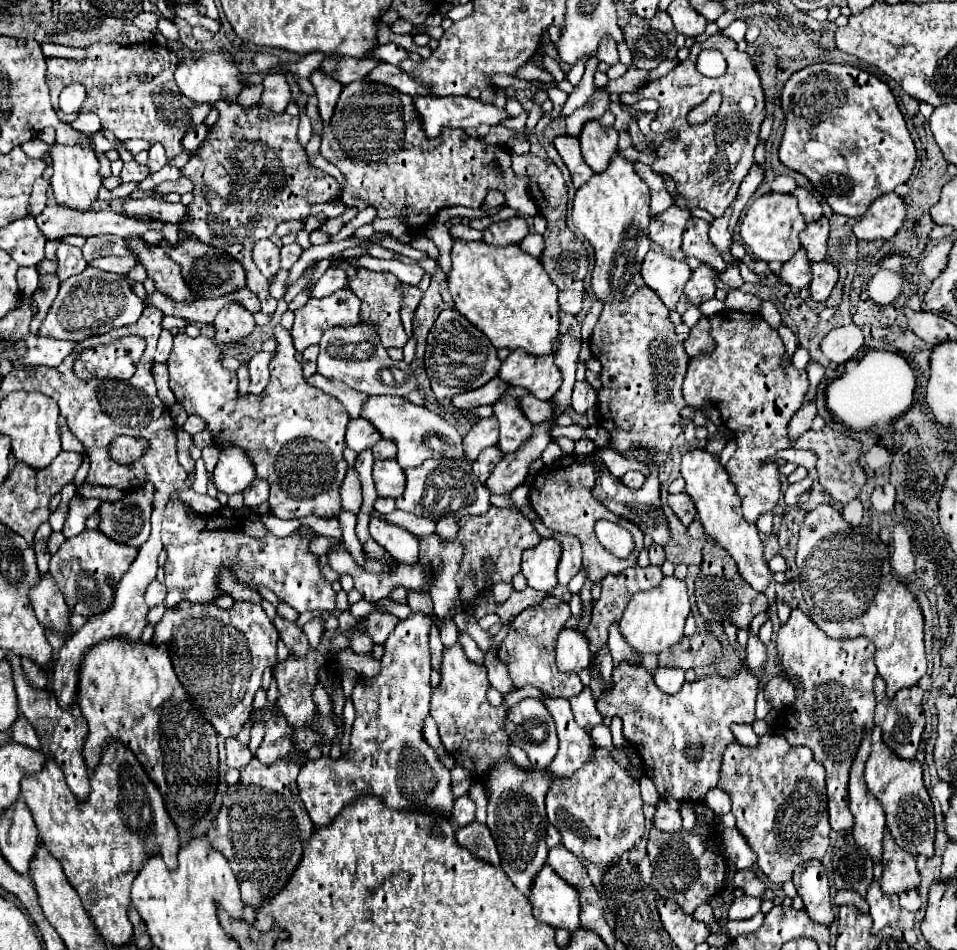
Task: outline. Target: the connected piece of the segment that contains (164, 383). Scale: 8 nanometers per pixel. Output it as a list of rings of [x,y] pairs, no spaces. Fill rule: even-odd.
[[[155,363],[154,369],[152,369],[152,375],[156,385],[158,385],[158,397],[168,405],[172,407],[174,405],[174,395],[170,391],[169,387],[169,372],[166,364]]]

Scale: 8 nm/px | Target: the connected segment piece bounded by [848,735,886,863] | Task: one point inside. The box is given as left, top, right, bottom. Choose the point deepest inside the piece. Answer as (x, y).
(869, 824)

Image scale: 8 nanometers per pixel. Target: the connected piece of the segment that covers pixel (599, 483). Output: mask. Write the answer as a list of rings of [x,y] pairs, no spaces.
[[[598,465],[596,467],[596,485],[592,487],[592,497],[594,499],[600,499],[600,503],[612,511],[614,515],[620,515],[628,521],[632,521],[636,527],[640,527],[642,533],[648,533],[654,543],[658,545],[666,545],[668,543],[668,537],[670,537],[670,531],[668,531],[668,523],[666,523],[666,517],[662,513],[662,507],[660,507],[660,483],[658,483],[658,467],[652,467],[648,465],[652,475],[646,479],[644,487],[642,489],[628,489],[622,485],[622,481],[618,477],[614,477],[608,467],[604,465]]]

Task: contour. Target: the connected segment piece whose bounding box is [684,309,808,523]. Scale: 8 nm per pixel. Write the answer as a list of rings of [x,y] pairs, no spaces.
[[[722,309],[710,317],[710,337],[716,349],[708,355],[690,359],[684,379],[684,401],[688,407],[702,407],[710,401],[722,415],[724,425],[734,433],[736,453],[726,465],[736,495],[742,501],[742,513],[748,523],[756,523],[764,511],[772,511],[780,499],[780,481],[774,455],[790,447],[786,435],[792,413],[802,407],[808,377],[794,365],[782,367],[782,339],[758,313],[740,313]]]

